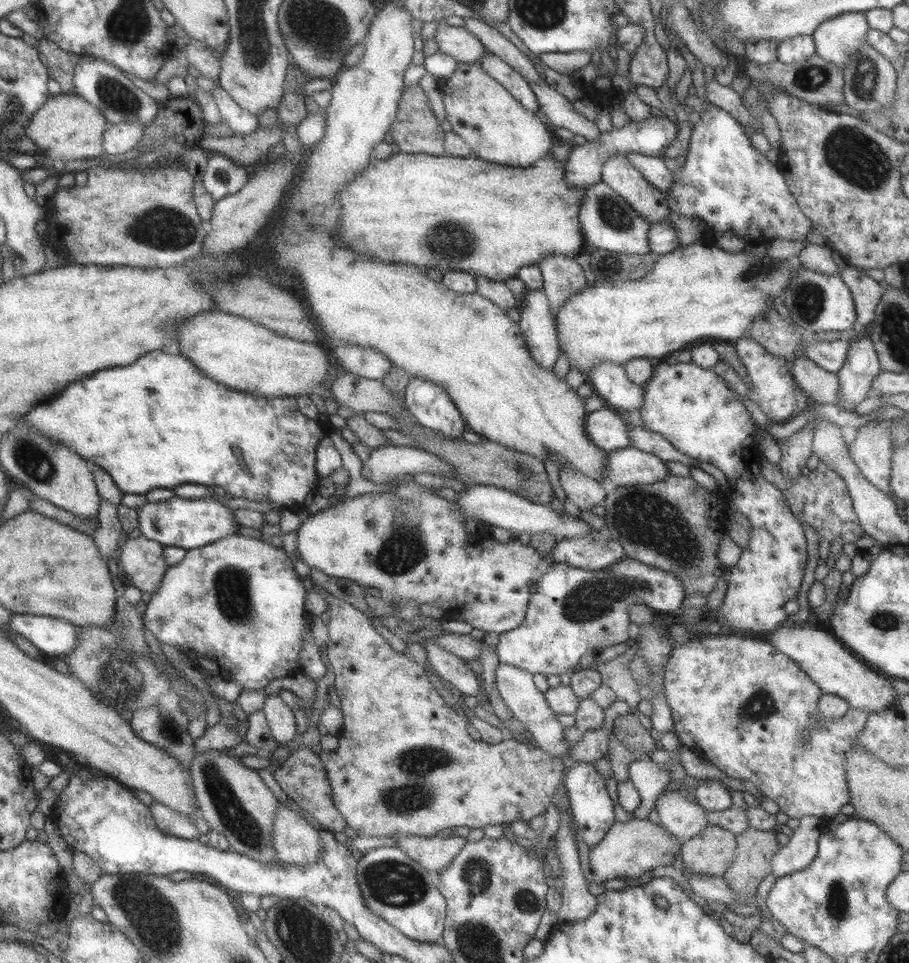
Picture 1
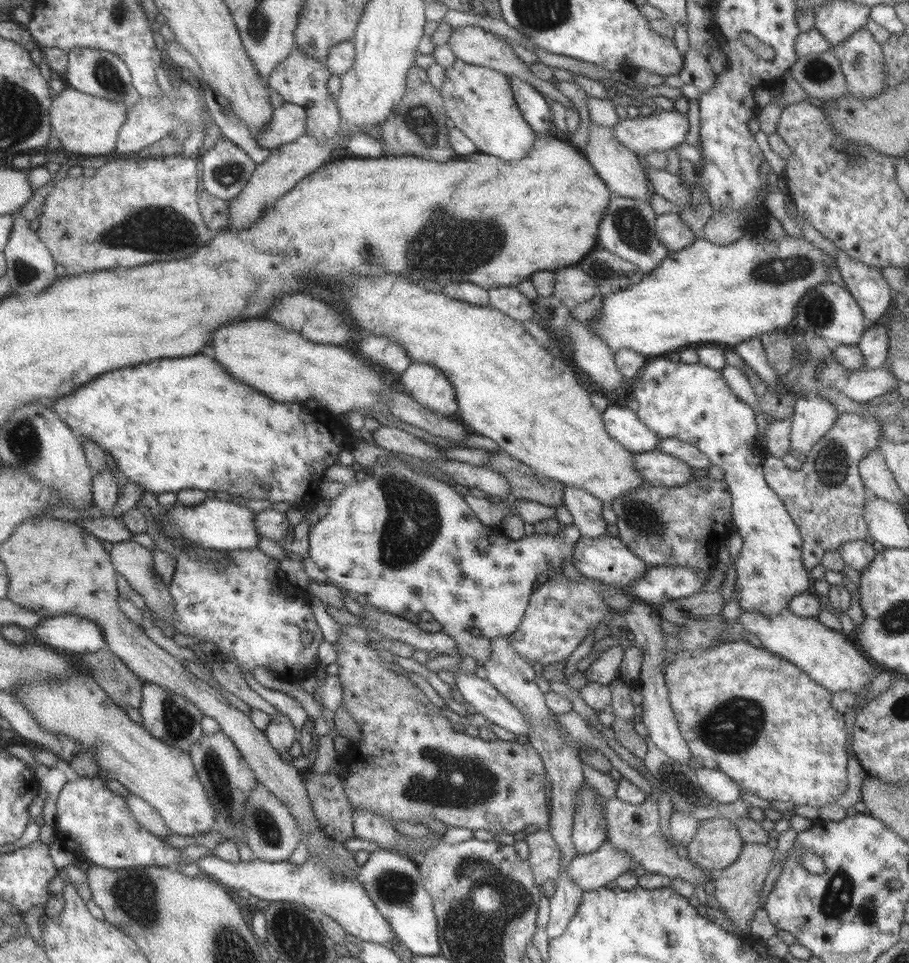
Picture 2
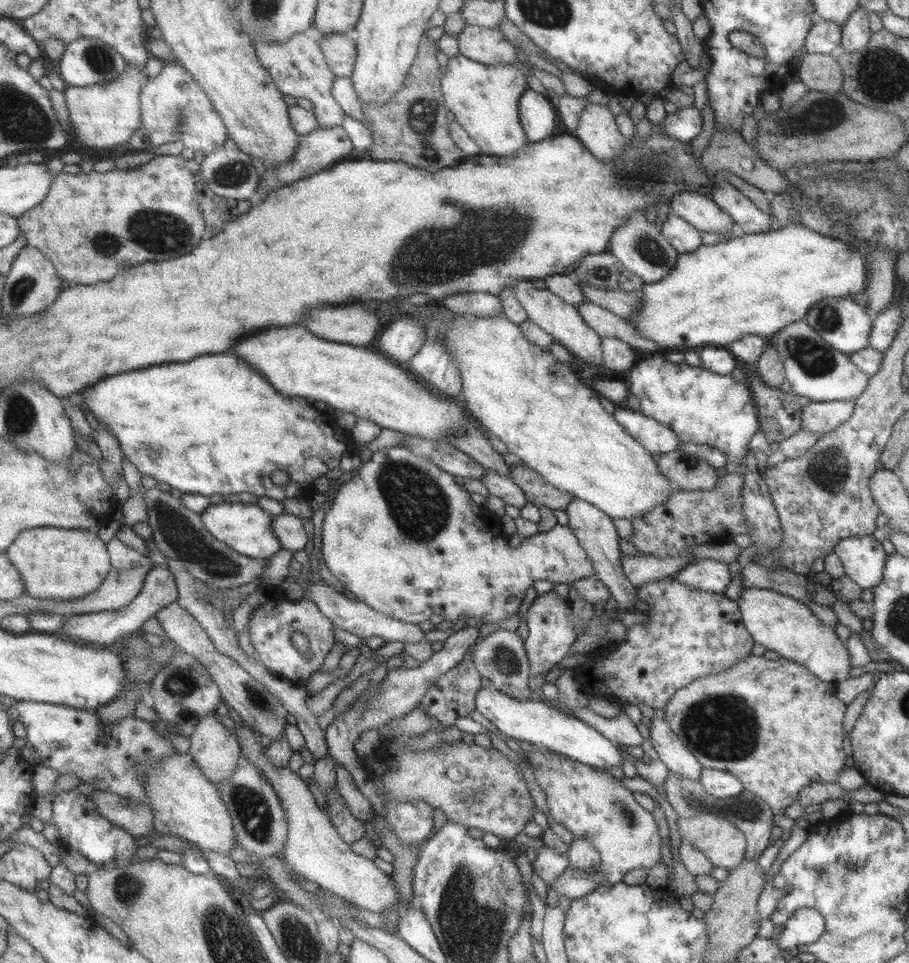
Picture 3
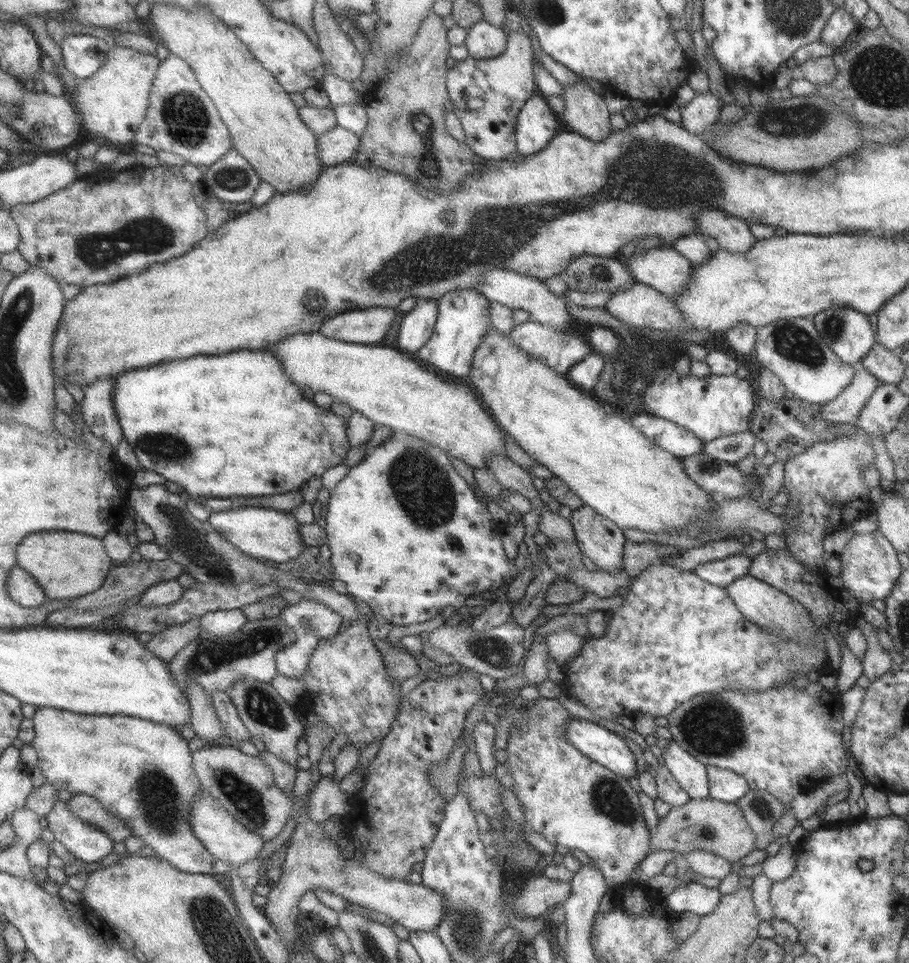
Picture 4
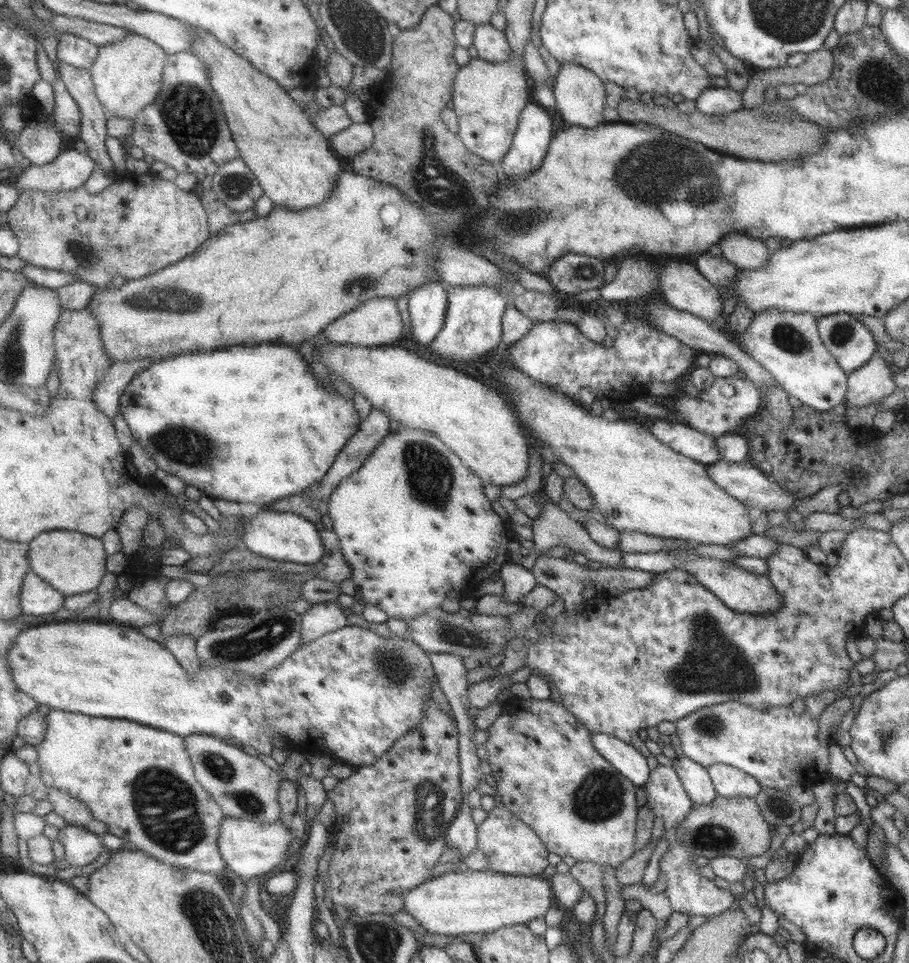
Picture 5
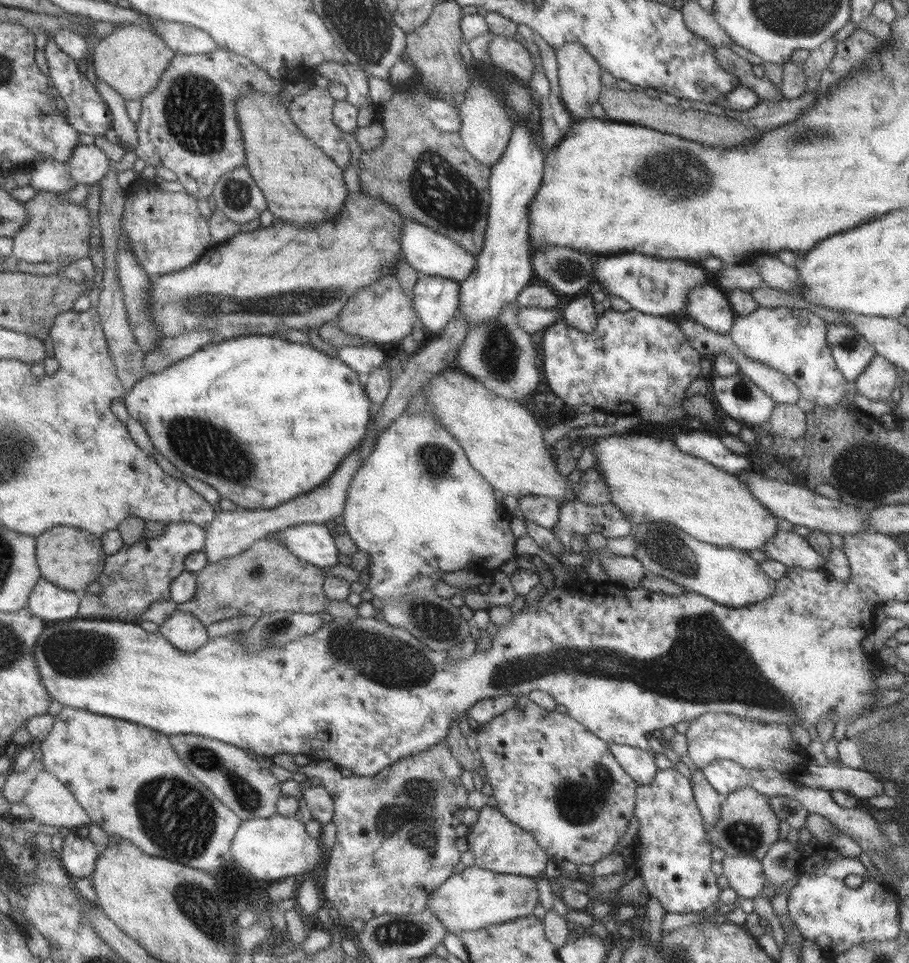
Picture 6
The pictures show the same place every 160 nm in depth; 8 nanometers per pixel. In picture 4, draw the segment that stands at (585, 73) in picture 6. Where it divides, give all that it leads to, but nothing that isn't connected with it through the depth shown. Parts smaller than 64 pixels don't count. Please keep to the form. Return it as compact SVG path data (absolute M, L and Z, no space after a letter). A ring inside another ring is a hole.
M586 80L562 88L563 122L587 140L601 142L612 131L610 114L601 95L589 89Z

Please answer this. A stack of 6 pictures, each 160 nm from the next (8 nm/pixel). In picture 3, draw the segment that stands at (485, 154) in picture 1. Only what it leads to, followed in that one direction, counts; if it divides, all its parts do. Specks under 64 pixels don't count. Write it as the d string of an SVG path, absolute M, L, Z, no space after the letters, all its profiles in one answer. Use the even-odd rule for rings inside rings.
M462 55L449 57L446 68L440 78L443 103L479 147L479 154L511 157L521 150L528 140L519 122L518 106L521 94L527 90L525 81L531 76L531 69L518 61L509 66L484 66Z

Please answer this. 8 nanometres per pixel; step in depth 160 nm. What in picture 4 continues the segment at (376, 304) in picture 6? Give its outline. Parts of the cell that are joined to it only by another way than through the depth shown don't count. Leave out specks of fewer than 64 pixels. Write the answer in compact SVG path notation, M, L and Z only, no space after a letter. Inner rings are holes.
M372 307L332 315L318 326L318 332L327 338L353 344L377 344L387 330L395 330L391 322L396 308Z

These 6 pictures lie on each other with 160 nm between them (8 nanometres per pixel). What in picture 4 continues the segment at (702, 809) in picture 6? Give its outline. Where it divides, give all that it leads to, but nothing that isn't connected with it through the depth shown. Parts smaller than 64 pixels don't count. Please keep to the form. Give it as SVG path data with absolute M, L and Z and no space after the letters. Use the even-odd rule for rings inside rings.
M669 739L662 748L662 758L664 767L690 799L709 796L706 766L685 752L673 739Z

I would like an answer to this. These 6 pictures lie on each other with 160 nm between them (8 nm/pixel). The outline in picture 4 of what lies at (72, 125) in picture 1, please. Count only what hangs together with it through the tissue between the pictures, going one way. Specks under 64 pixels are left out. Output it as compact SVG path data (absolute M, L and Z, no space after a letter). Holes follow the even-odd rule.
M111 46L105 65L91 77L81 79L75 86L75 94L69 97L74 110L81 115L85 132L89 136L101 136L120 147L132 141L137 127L145 118L150 86L159 64L156 54L145 55L126 47Z

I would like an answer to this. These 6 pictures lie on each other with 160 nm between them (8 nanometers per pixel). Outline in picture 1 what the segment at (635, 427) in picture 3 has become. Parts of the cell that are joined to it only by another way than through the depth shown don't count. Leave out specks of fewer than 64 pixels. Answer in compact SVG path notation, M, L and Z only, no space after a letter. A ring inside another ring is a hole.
M604 405L584 416L582 428L591 444L608 453L628 445L626 430L629 423L625 421L626 418L624 412L617 412Z

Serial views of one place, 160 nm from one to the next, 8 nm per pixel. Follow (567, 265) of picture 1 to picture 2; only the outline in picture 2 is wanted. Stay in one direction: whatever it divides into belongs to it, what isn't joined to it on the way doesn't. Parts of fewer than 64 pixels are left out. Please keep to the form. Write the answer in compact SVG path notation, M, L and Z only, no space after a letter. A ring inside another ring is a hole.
M577 265L556 268L552 273L553 292L550 296L567 307L567 311L572 311L599 292L599 286Z

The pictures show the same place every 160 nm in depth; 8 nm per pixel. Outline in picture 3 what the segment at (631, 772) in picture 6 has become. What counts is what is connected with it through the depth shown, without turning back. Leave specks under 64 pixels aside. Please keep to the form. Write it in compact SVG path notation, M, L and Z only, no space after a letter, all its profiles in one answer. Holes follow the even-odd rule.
M479 687L475 693L474 705L476 711L482 714L506 738L515 738L524 744L541 746L597 769L617 766L617 764L621 766L622 764L622 760L620 760L621 746L613 744L585 722L561 712L555 706L549 706L547 702L537 700L536 696L518 701L492 687Z

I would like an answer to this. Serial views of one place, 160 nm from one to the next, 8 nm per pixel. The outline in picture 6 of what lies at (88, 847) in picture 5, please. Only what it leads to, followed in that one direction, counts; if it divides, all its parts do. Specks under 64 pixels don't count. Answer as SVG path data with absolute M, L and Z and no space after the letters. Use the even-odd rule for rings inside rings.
M68 833L62 838L62 851L59 857L60 863L73 878L89 878L98 852L88 835L79 836Z

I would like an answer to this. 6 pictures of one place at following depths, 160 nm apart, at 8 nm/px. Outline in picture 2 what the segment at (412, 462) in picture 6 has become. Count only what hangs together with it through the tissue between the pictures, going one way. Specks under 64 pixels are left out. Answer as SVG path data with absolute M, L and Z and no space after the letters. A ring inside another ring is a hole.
M389 453L383 457L376 459L372 469L369 469L367 477L362 481L357 481L351 486L344 485L341 494L330 500L330 506L327 508L327 514L321 518L313 528L309 528L309 556L317 568L322 571L328 578L328 581L337 588L346 589L351 595L365 596L367 604L392 615L401 612L411 612L418 614L419 612L429 612L433 616L433 620L437 620L451 638L454 638L456 648L459 649L461 658L467 656L473 659L478 666L483 666L489 657L489 649L491 649L491 640L493 638L508 636L511 634L521 622L524 610L528 605L529 596L533 593L533 582L537 575L547 572L559 571L561 564L565 561L571 563L571 554L573 554L574 543L581 538L579 529L573 525L561 525L557 535L523 535L519 540L510 540L506 538L500 531L499 527L483 526L477 520L471 508L463 501L463 497L459 495L453 487L447 485L443 481L438 481L433 477L427 477L423 473L411 471L405 463L395 457L395 454ZM470 628L477 628L479 636L473 636L469 633Z

